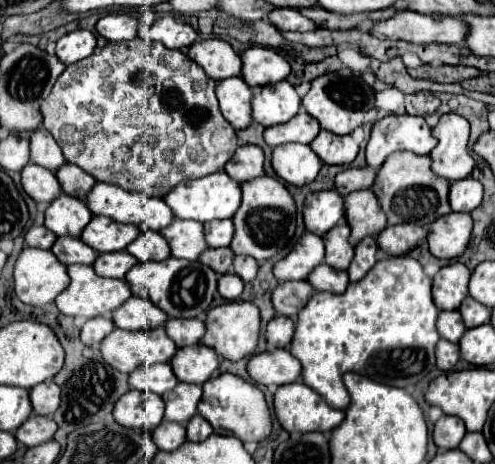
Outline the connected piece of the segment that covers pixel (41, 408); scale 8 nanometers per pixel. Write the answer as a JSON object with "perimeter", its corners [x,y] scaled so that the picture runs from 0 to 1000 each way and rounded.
{"perimeter":[[[91,821],[63,838],[59,860],[63,860],[67,890],[103,894],[115,886],[115,877],[123,869],[123,838],[111,830],[111,821]]]}

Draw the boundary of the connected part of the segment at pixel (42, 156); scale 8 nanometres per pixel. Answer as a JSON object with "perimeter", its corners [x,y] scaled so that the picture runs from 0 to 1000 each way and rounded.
{"perimeter":[[[79,274],[67,282],[67,291],[59,300],[59,325],[63,325],[63,334],[59,334],[63,351],[83,356],[107,373],[131,351],[131,338],[123,330],[119,313],[99,291],[99,282],[91,282],[91,274]]]}

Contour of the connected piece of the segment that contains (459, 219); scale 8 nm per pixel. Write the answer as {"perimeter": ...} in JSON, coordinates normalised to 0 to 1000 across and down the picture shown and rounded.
{"perimeter":[[[907,459],[871,485],[863,506],[867,541],[887,558],[927,554],[947,528],[956,472],[947,459]]]}

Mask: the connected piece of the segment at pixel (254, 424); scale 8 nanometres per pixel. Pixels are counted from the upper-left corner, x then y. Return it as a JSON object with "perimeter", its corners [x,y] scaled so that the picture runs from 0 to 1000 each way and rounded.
{"perimeter":[[[446,804],[410,830],[410,856],[398,886],[430,916],[434,933],[463,929],[467,938],[479,938],[491,955],[495,950],[523,955],[547,933],[547,890],[531,847],[511,825],[499,825],[467,804]]]}

